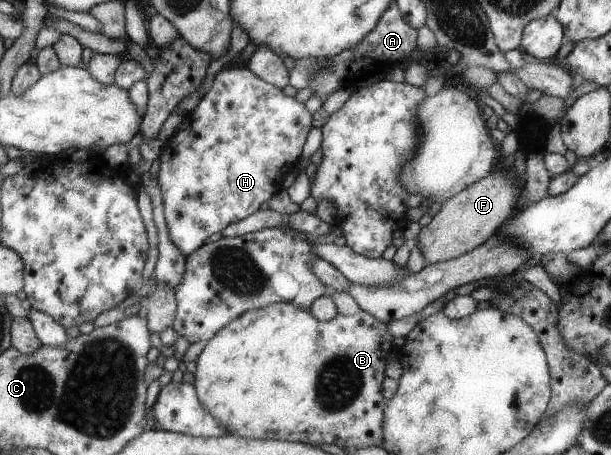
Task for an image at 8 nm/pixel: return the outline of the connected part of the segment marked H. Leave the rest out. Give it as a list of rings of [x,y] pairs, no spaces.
[[[248,68],[220,71],[194,111],[185,114],[177,133],[164,142],[156,183],[163,197],[163,215],[167,231],[183,257],[205,244],[212,234],[255,213],[267,199],[283,187],[283,173],[293,167],[305,145],[313,115],[303,101],[285,95],[283,89],[266,83]]]

